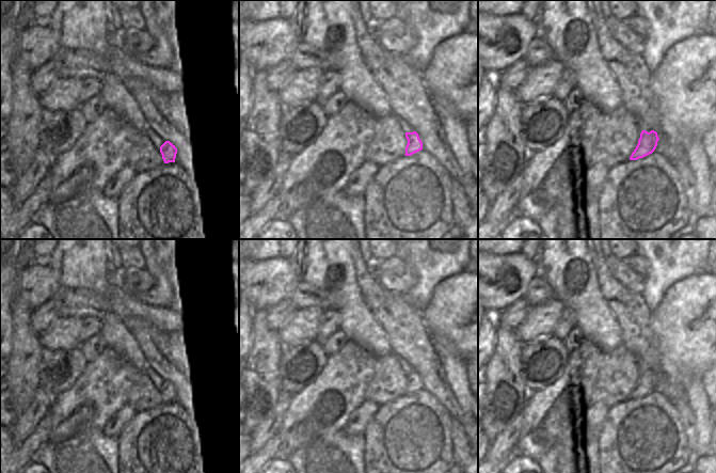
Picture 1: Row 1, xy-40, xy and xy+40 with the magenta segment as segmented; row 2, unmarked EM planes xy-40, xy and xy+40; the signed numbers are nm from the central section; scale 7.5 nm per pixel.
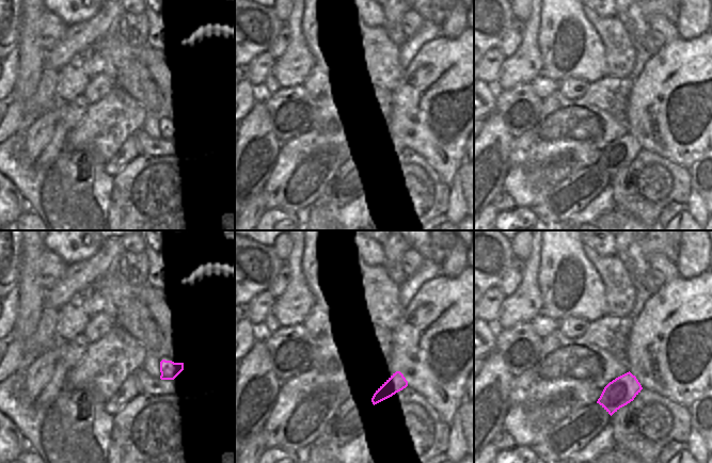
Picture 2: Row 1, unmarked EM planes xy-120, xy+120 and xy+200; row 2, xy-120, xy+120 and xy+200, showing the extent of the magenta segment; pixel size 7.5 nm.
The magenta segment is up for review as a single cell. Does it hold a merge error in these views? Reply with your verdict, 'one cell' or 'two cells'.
one cell

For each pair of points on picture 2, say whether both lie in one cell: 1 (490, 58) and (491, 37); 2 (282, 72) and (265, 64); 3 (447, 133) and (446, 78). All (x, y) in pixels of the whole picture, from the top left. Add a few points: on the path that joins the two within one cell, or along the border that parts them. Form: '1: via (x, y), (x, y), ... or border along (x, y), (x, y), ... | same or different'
1: border along (496, 47), (490, 48), (485, 52) | different
2: border along (275, 60), (268, 77), (257, 88) | different
3: via (446, 120), (446, 92) | same

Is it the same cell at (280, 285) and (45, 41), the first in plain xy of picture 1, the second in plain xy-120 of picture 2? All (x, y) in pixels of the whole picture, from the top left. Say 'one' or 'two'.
one

